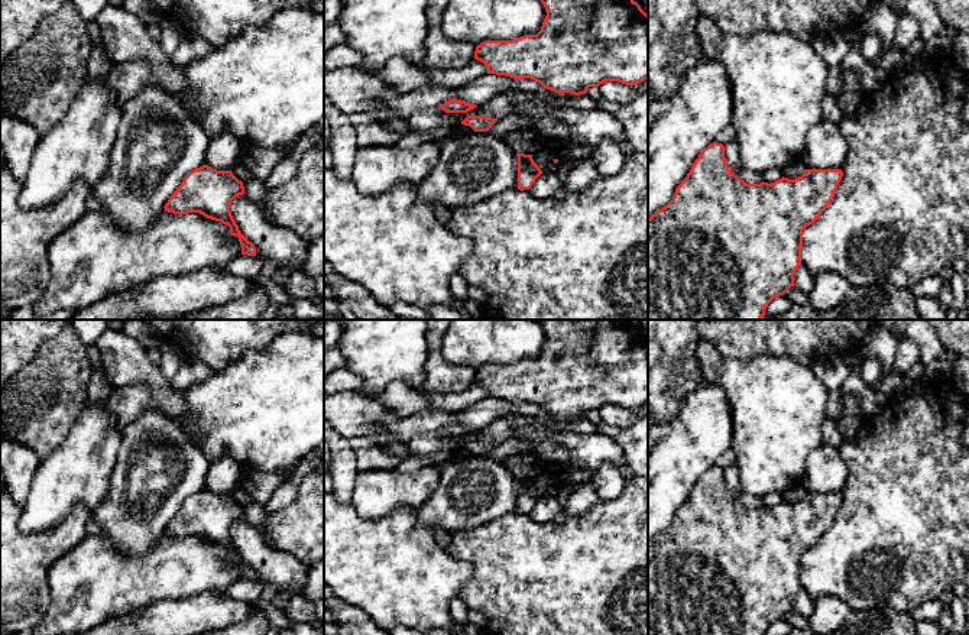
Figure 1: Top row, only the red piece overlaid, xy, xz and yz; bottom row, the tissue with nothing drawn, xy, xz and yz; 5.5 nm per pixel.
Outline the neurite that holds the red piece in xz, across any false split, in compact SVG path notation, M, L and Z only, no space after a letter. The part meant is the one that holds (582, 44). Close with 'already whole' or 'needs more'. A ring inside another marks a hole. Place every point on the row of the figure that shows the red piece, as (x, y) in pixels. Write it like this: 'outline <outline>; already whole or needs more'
outline M541 0L547 16L537 35L513 41L484 41L476 46L474 59L487 67L487 74L531 78L554 93L586 94L589 87L606 81L636 85L648 80L648 14L633 0Z; already whole

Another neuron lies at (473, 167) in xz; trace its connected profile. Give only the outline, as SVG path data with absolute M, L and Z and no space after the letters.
M471 132L440 146L434 169L417 185L427 205L473 204L518 188L518 156L487 132Z

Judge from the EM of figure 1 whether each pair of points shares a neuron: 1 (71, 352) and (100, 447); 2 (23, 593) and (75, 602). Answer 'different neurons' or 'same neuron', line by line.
1: different neurons
2: different neurons

